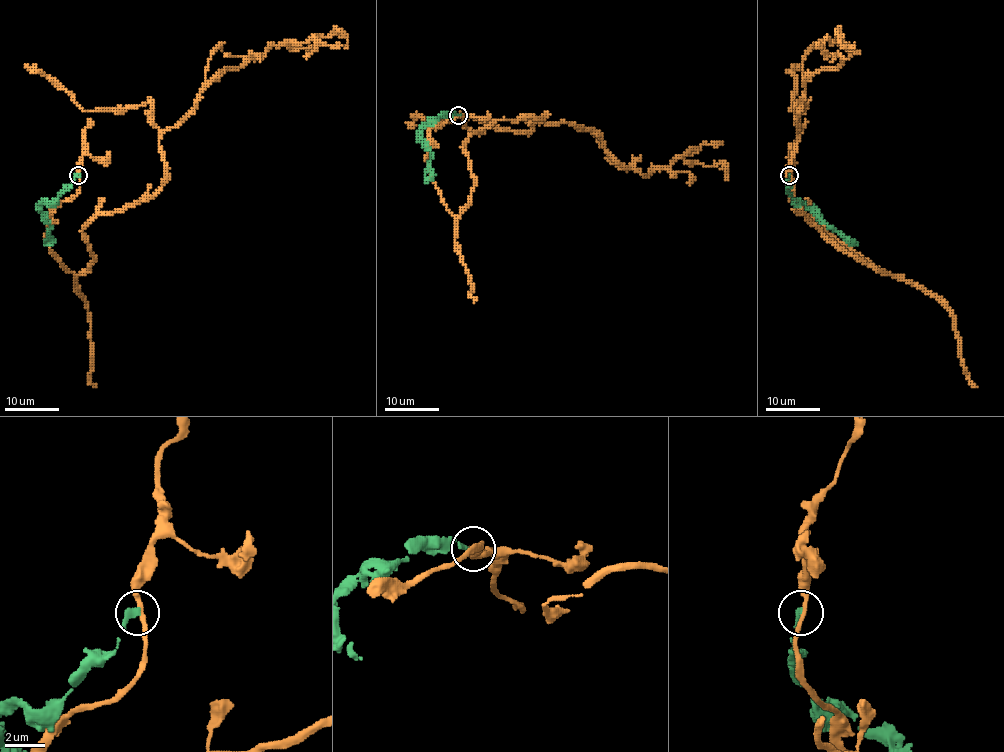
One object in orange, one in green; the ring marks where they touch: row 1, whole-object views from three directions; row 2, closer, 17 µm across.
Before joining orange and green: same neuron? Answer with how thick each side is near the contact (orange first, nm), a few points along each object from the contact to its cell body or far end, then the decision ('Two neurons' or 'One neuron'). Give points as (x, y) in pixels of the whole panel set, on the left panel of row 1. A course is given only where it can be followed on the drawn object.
Thickness 220 nm (orange) against 280 nm. Course of orange: (78, 174), (46, 233), (82, 274), (83, 229), (161, 187), (160, 136), (224, 71), (318, 35), (347, 47). Course of green: (78, 174), (58, 196), (39, 204), (39, 211), (50, 225), (50, 239), (45, 244). Two neurons

